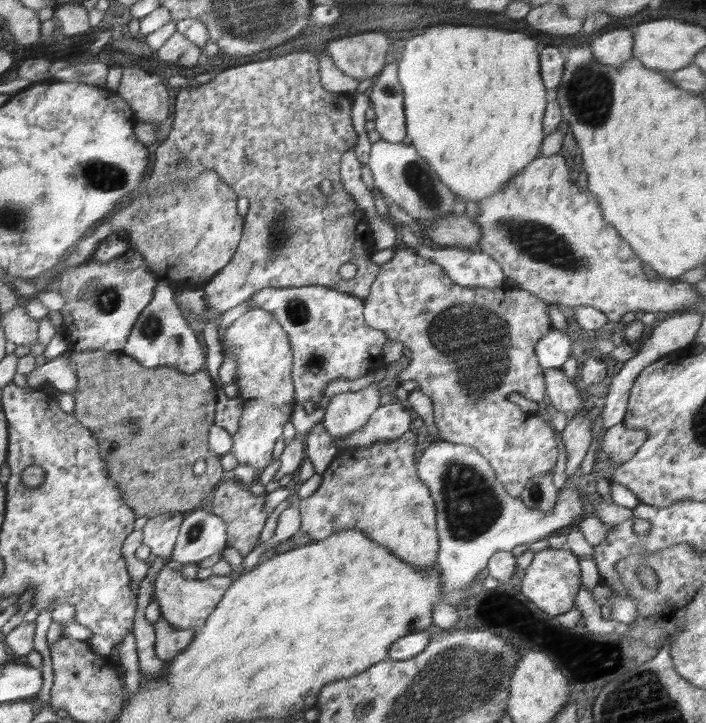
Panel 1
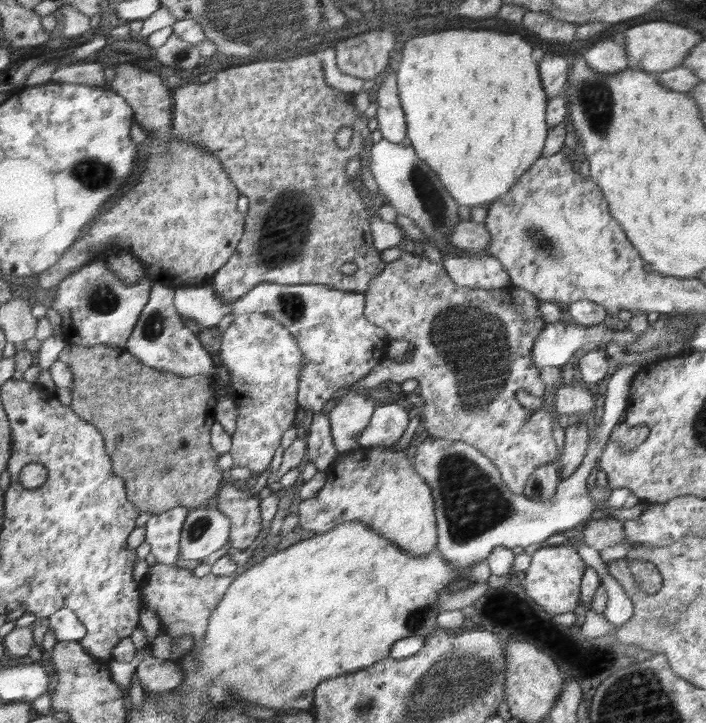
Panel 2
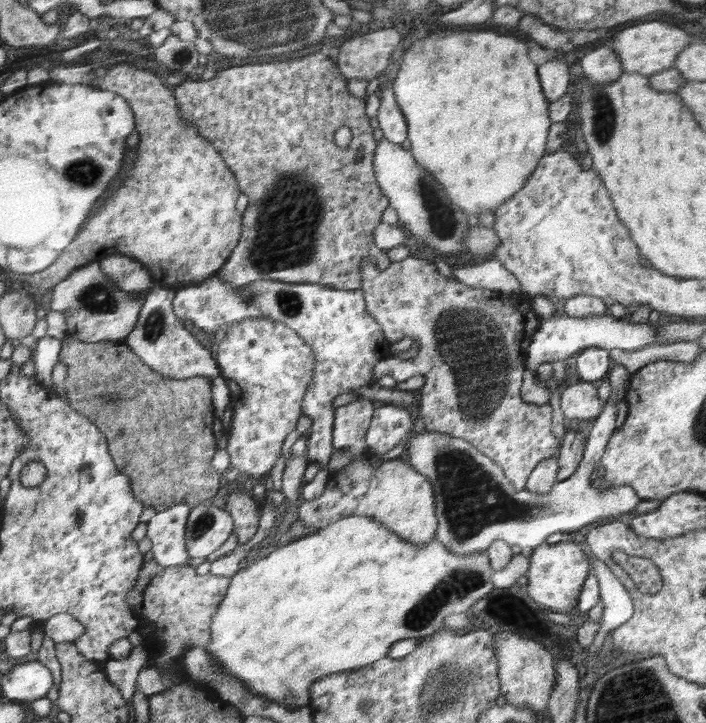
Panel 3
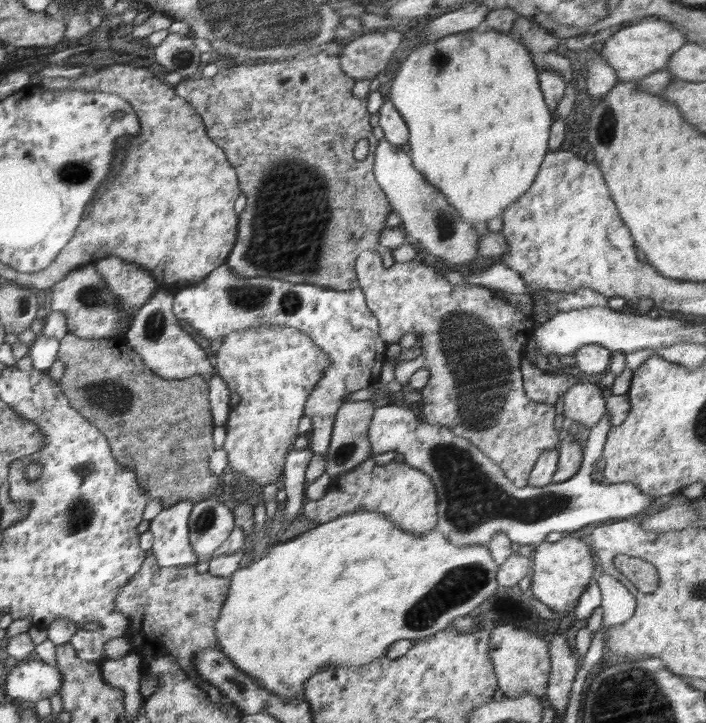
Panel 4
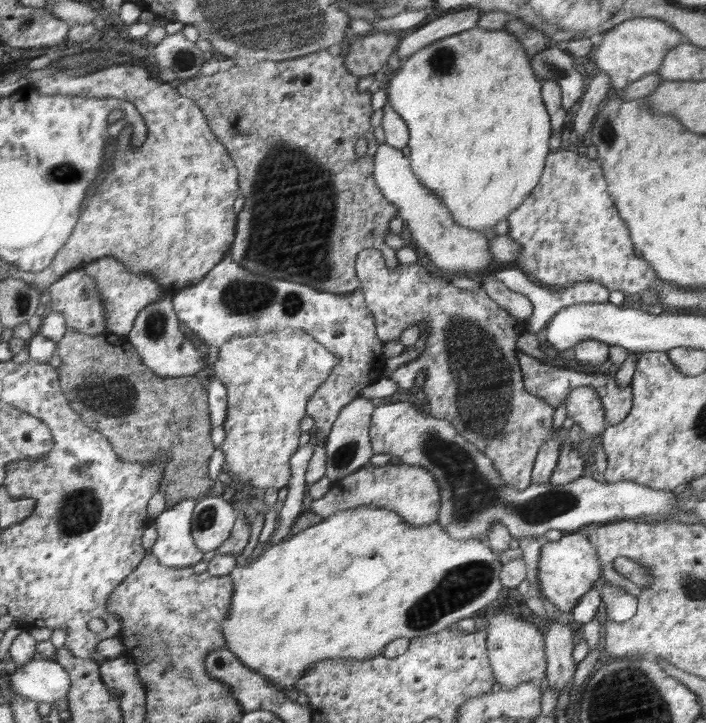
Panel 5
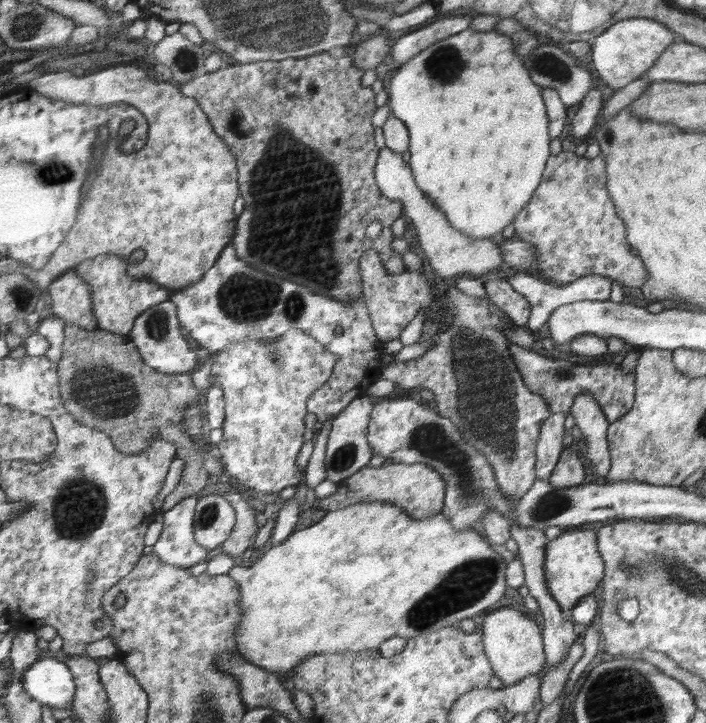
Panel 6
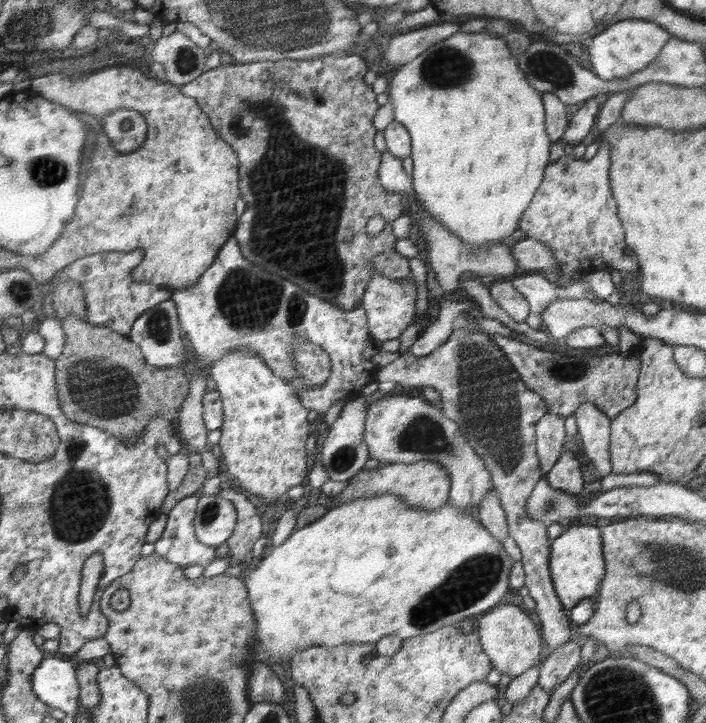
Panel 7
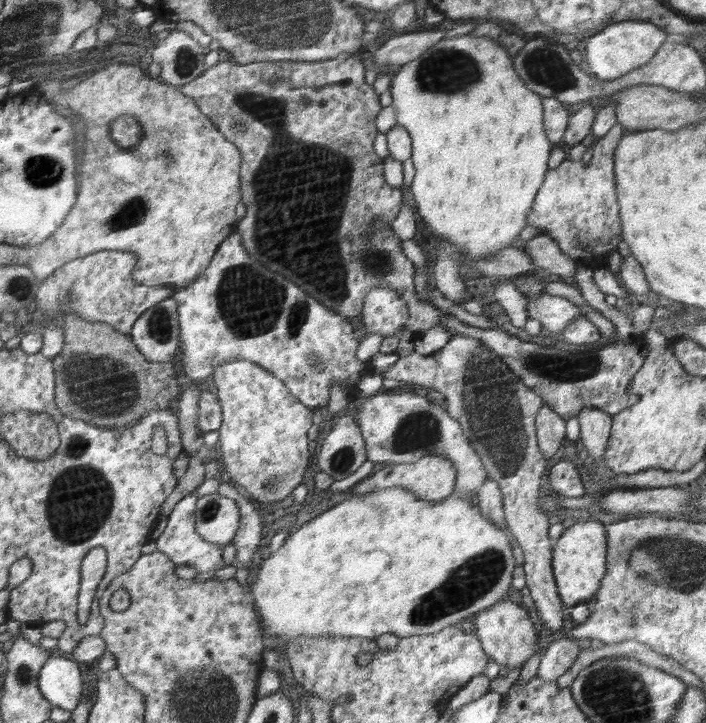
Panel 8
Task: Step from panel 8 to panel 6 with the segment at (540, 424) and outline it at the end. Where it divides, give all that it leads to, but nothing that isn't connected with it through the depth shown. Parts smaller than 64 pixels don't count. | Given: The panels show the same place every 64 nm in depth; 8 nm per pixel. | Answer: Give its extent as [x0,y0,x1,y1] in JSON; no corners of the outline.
[536,412,568,481]

